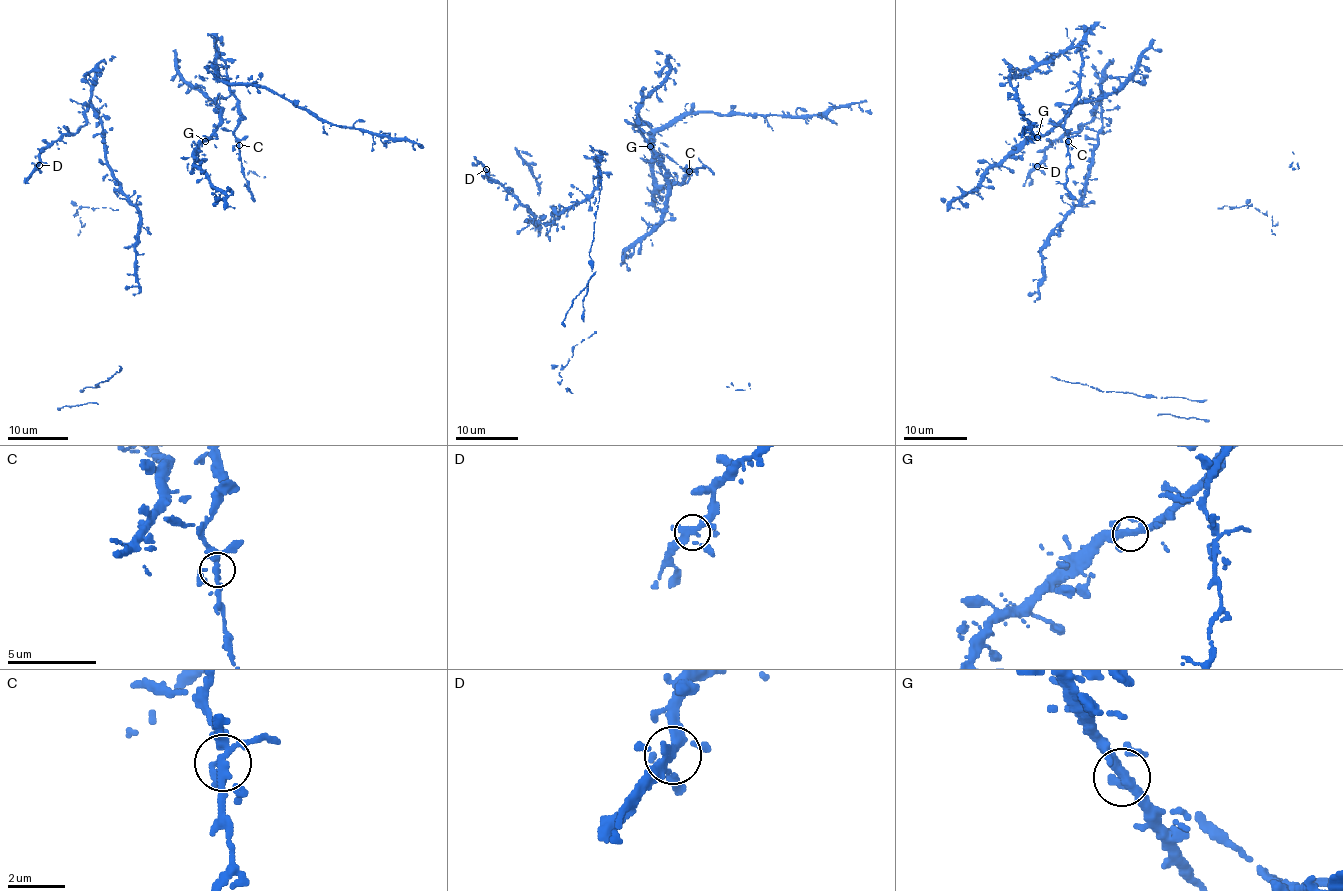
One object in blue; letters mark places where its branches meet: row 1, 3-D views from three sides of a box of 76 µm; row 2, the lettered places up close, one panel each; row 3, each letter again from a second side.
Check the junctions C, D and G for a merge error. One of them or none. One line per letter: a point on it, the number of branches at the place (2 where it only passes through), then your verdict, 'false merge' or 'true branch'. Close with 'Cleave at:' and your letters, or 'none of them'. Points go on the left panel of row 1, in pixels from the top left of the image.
C: (239, 145) | 6 | true branch
D: (39, 165) | 5 | true branch
G: (205, 141) | 5 | true branch
Cleave at: none of them

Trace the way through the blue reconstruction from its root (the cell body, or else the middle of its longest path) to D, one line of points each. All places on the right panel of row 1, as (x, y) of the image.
D: (1060, 196), (1075, 205), (1085, 191), (1103, 123), (1099, 103), (1081, 130), (1066, 132), (1037, 166)

